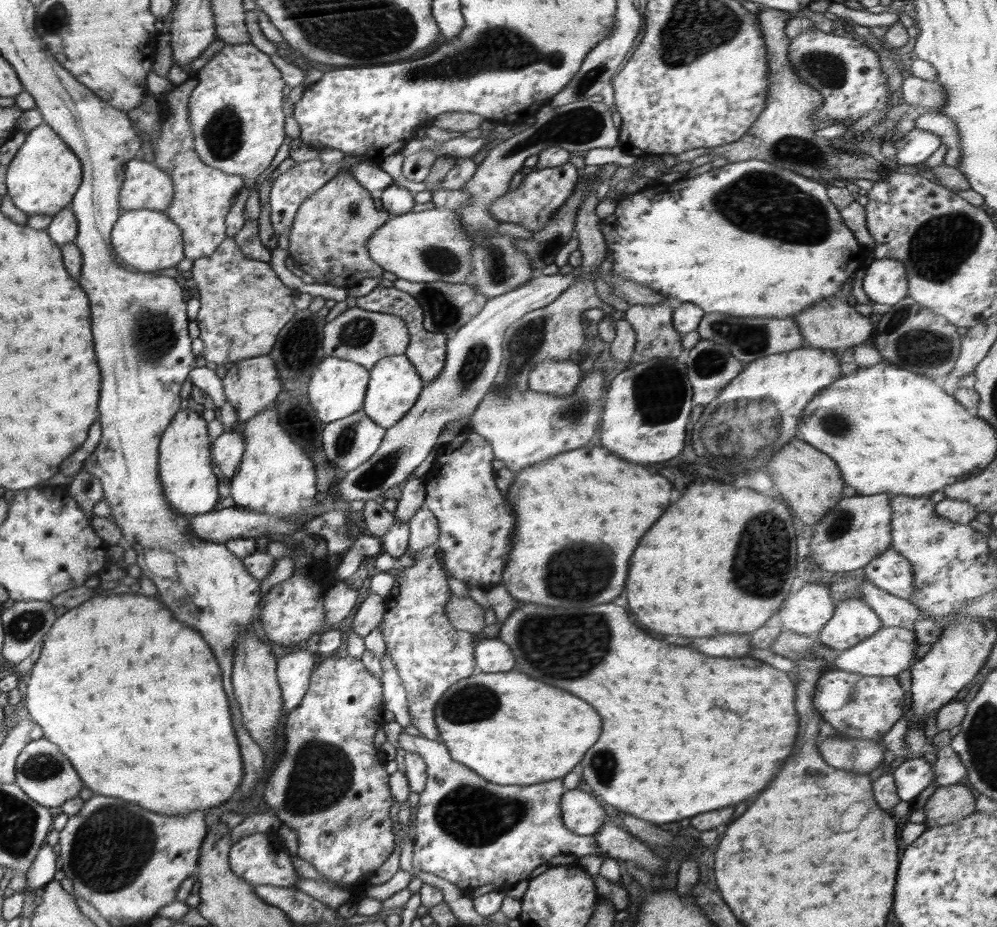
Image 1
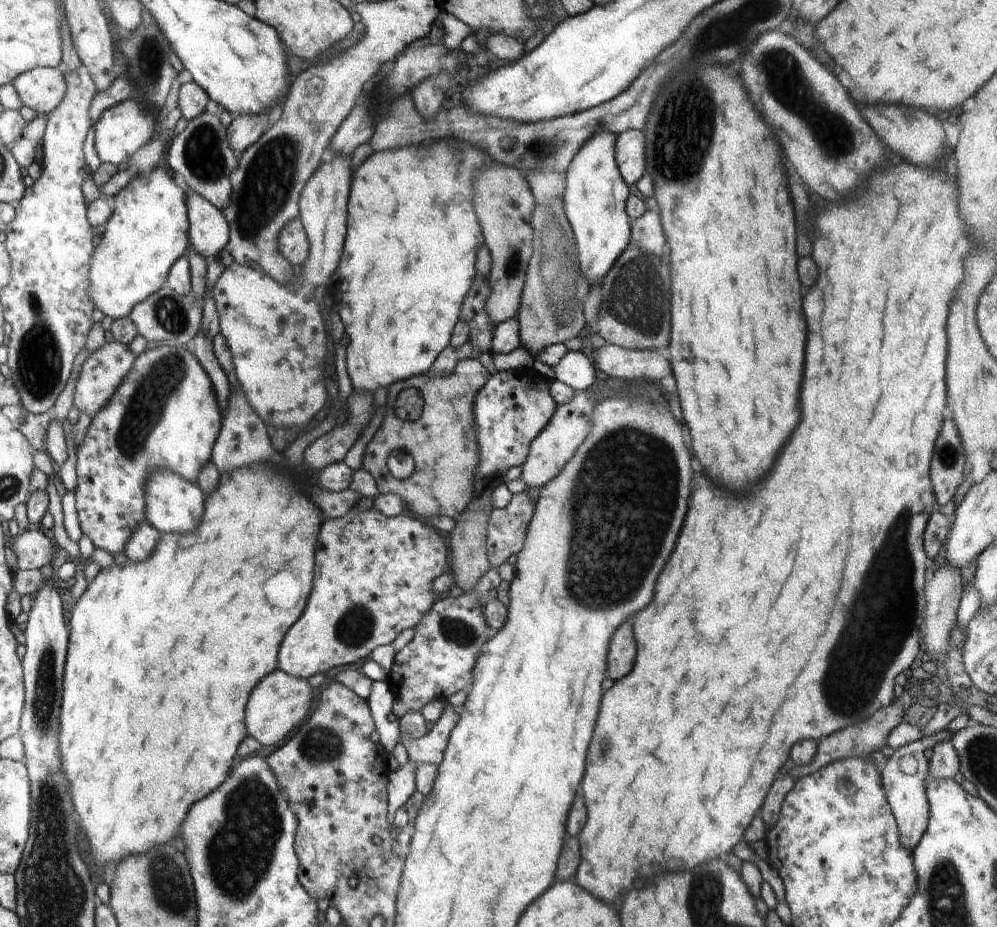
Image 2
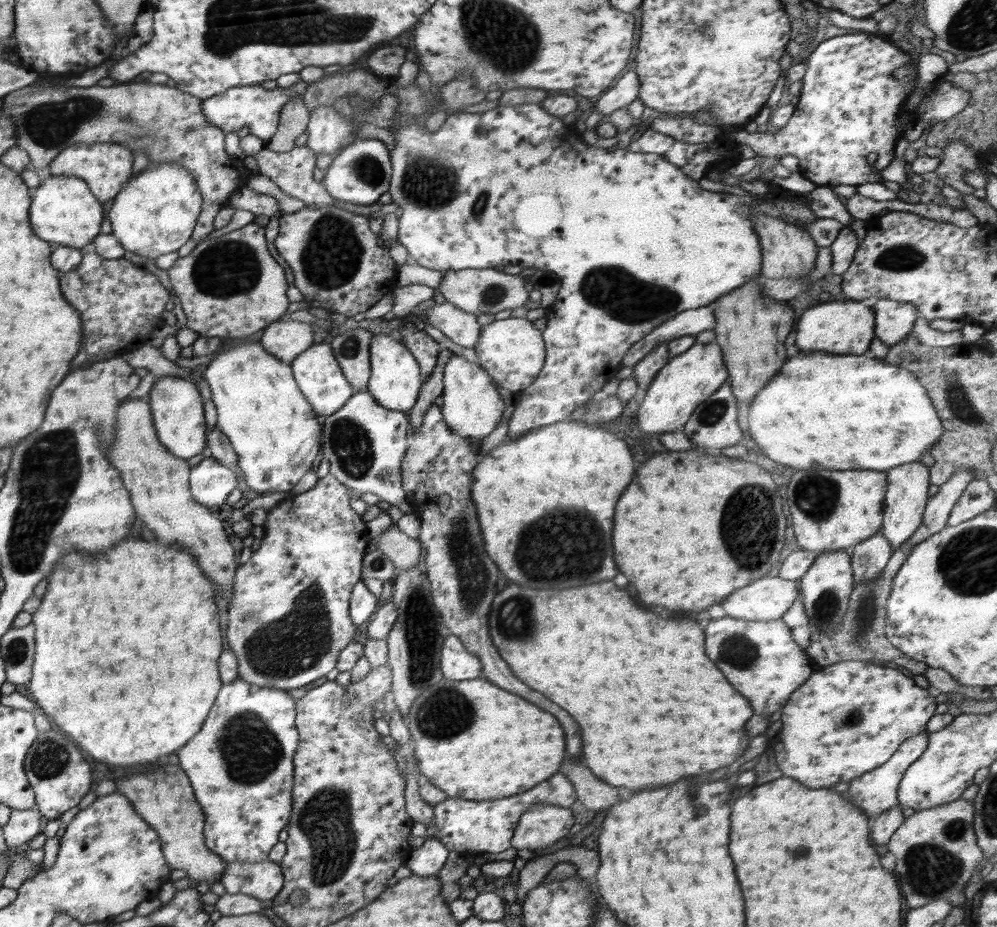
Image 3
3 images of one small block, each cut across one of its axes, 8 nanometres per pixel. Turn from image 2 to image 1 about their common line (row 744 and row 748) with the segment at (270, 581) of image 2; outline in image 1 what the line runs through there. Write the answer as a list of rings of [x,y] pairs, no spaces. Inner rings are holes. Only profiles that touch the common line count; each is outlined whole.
[[[140,592],[132,594],[108,594],[106,596],[94,596],[86,600],[84,604],[66,610],[60,616],[60,622],[52,626],[52,634],[44,638],[41,652],[33,668],[29,671],[30,677],[27,680],[27,694],[24,698],[25,714],[28,714],[35,724],[41,726],[43,737],[56,743],[59,749],[70,759],[71,766],[79,773],[84,781],[84,786],[98,794],[104,796],[118,796],[130,802],[138,802],[140,806],[168,814],[168,816],[178,816],[178,814],[188,814],[194,810],[206,810],[212,806],[222,804],[236,792],[240,780],[242,780],[242,758],[240,758],[240,746],[234,736],[232,728],[232,715],[230,714],[230,704],[222,688],[220,680],[221,670],[212,656],[212,650],[208,644],[202,640],[202,636],[188,628],[182,626],[172,618],[172,612],[164,608],[162,602],[156,602],[150,596],[144,596]]]

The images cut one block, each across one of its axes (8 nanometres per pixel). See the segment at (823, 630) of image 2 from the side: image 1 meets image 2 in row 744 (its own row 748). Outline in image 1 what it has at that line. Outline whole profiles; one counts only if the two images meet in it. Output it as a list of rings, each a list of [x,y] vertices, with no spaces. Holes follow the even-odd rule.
[[[520,602],[520,605],[512,610],[508,619],[502,624],[497,637],[505,642],[515,658],[518,658],[514,670],[520,670],[528,676],[534,676],[536,680],[542,680],[550,686],[568,690],[568,692],[584,698],[602,716],[602,736],[586,752],[586,756],[580,762],[582,768],[584,768],[582,778],[592,788],[594,796],[602,798],[606,804],[615,806],[621,814],[628,813],[632,816],[638,816],[638,818],[644,818],[645,821],[651,823],[662,824],[662,822],[674,822],[674,820],[680,820],[680,818],[688,818],[688,816],[702,814],[702,812],[708,812],[708,810],[718,810],[718,808],[732,806],[732,804],[738,804],[742,800],[754,798],[756,794],[760,794],[770,784],[774,774],[784,764],[784,758],[790,756],[792,742],[796,742],[796,734],[798,734],[798,714],[794,710],[796,694],[794,694],[794,684],[790,682],[791,678],[786,676],[787,673],[780,672],[768,663],[752,656],[738,658],[738,660],[708,658],[706,654],[700,654],[692,648],[664,644],[664,642],[644,634],[642,630],[638,630],[630,622],[628,612],[620,606],[614,606],[612,602],[602,604],[602,606],[590,606],[590,608],[570,608],[566,612],[562,612],[560,608]]]

